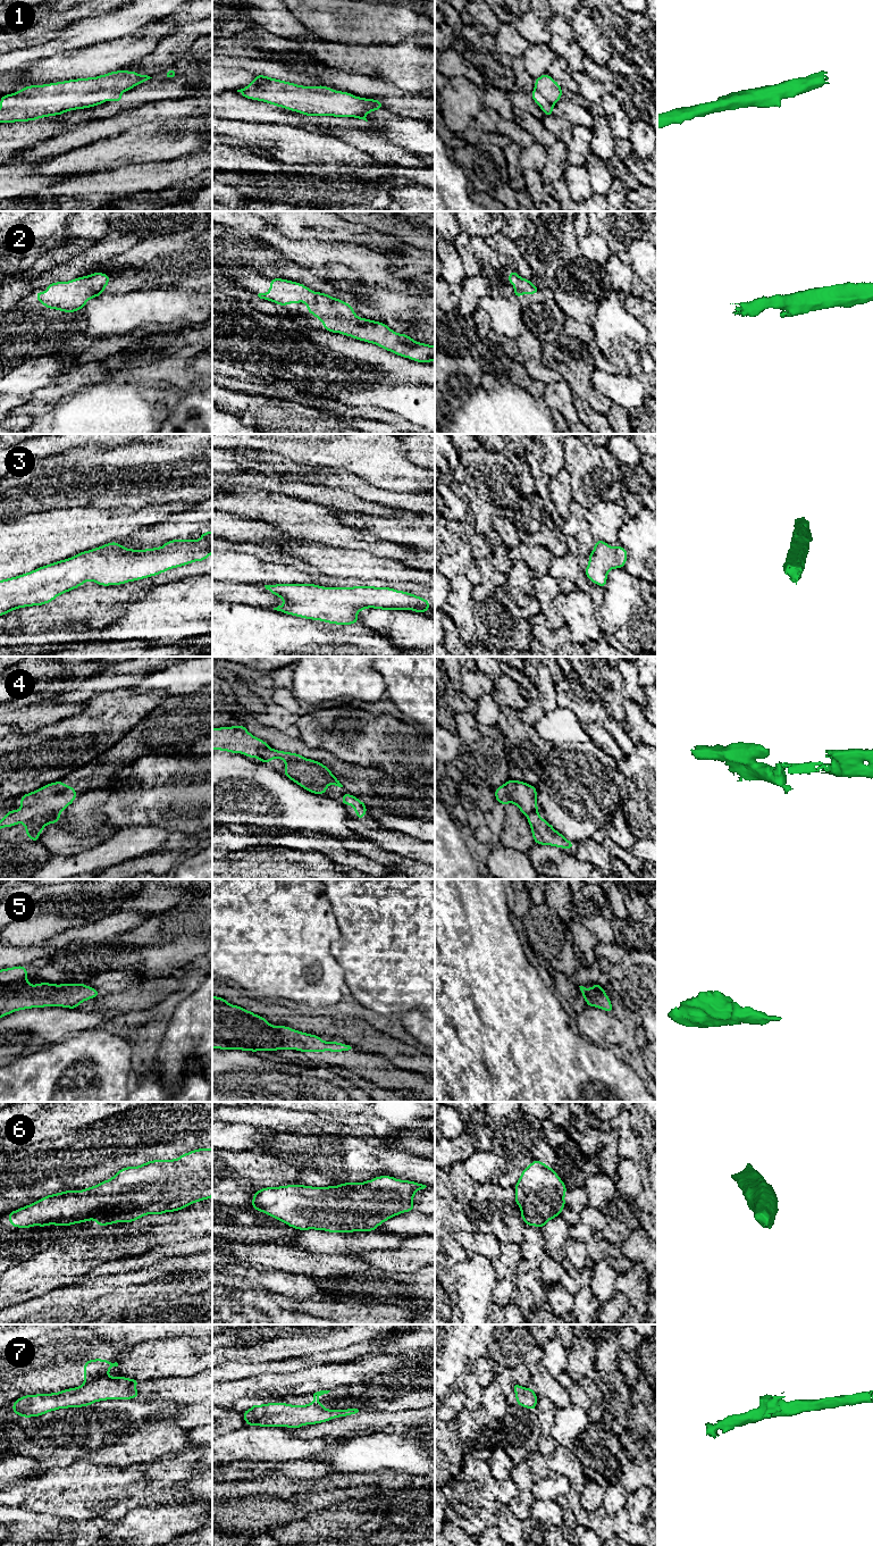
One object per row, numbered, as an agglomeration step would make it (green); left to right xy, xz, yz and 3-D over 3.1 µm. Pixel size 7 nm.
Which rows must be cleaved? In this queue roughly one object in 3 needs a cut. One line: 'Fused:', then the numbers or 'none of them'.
Fused: none of them

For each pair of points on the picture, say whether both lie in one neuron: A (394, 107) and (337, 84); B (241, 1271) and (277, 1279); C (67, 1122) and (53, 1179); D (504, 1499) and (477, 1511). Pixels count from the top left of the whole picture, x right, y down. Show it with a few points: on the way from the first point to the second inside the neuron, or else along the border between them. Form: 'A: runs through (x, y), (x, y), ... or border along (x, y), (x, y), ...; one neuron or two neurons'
A: runs through (380, 95), (367, 86), (351, 84); one neuron
B: runs through (250, 1271), (268, 1279); one neuron
C: border along (89, 1125), (61, 1136), (39, 1142); two neurons
D: runs through (497, 1499), (488, 1499), (484, 1504); one neuron

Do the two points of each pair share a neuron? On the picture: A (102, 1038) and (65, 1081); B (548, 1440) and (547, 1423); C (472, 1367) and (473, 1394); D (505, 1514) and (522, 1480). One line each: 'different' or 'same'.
A: same
B: same
C: same
D: different

